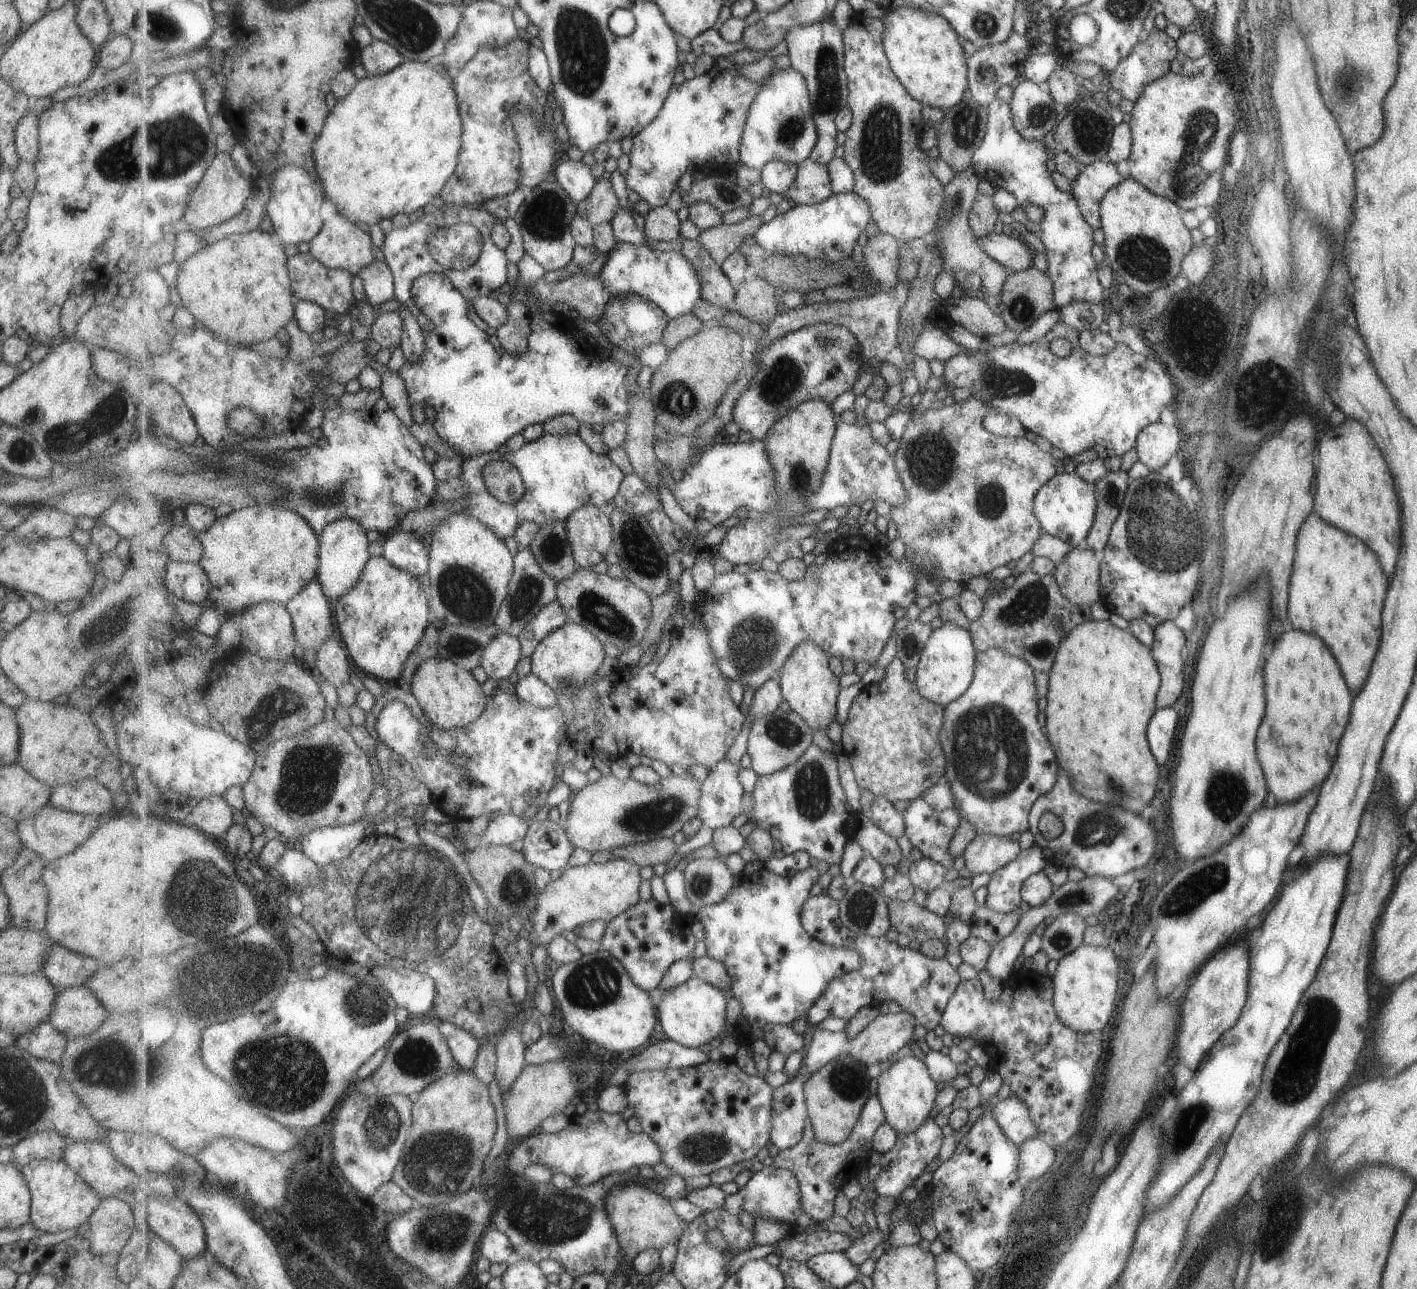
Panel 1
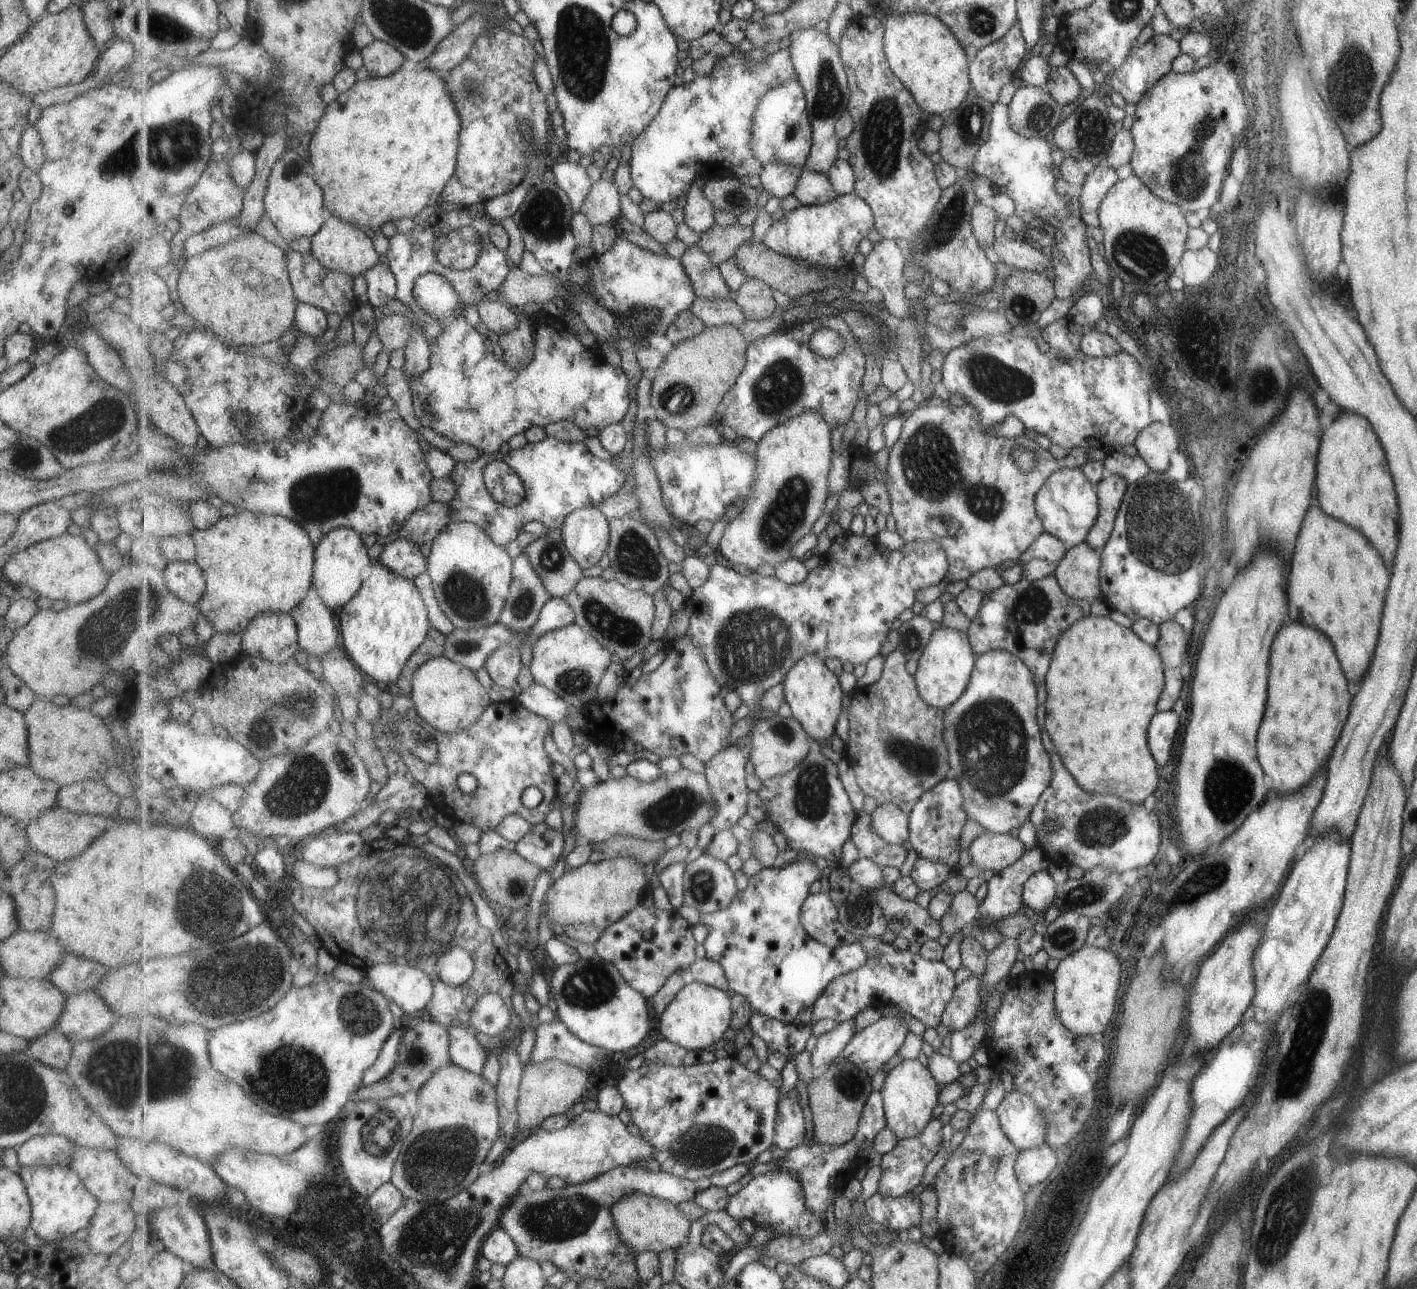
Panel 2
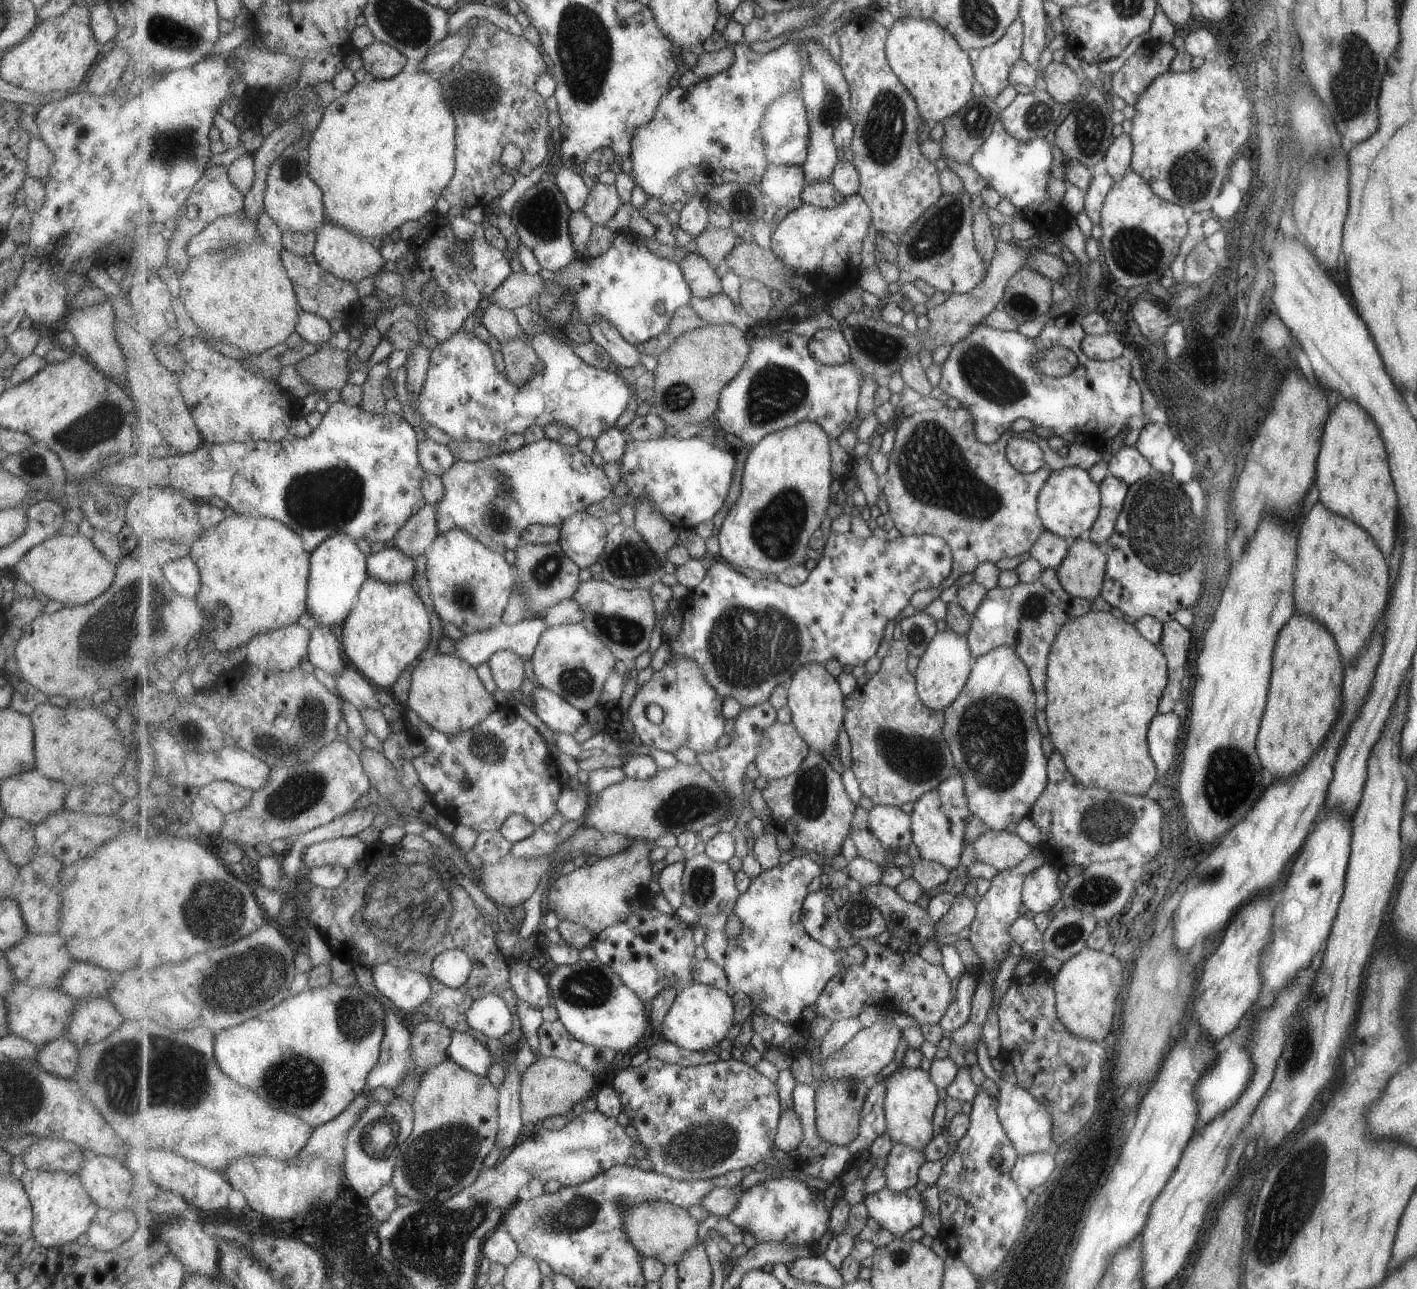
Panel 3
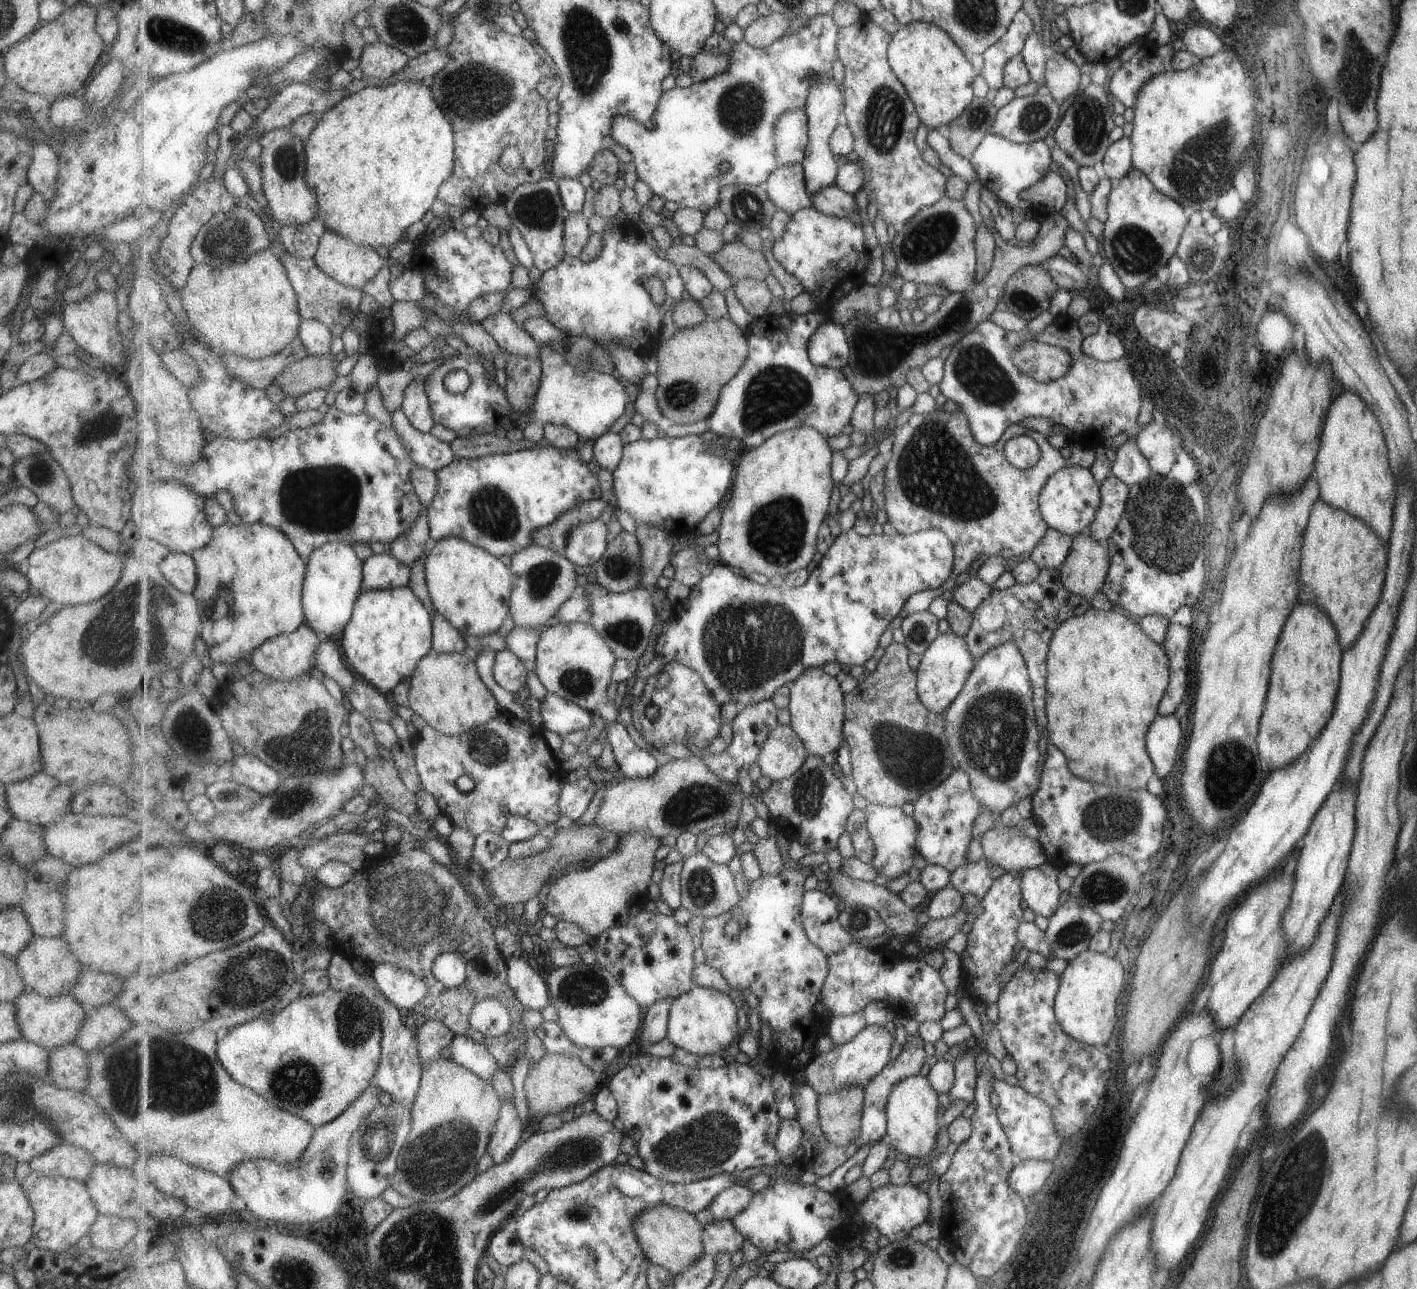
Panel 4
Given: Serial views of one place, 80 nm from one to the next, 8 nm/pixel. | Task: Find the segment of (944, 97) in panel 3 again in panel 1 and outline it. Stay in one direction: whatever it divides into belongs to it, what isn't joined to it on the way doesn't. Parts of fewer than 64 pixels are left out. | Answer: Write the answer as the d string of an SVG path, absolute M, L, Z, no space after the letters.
M901 7L889 11L884 18L885 32L883 33L886 53L896 75L909 89L909 92L924 106L935 107L943 112L961 102L961 96L967 88L968 78L965 78L965 56L959 46L955 31L949 28L949 21L943 15L930 13L917 7Z

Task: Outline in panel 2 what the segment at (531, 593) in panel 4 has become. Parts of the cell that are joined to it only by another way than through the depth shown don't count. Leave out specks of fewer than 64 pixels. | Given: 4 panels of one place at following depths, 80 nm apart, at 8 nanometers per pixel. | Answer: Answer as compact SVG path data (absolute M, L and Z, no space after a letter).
M549 529L544 537L539 537L523 549L528 554L545 588L553 597L566 597L584 577L583 567L569 552L561 529Z

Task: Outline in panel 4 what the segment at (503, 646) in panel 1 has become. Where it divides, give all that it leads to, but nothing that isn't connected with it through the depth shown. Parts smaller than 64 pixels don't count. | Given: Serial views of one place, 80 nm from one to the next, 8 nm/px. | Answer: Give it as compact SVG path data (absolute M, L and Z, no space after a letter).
M510 649L498 652L494 667L494 676L499 686L516 695L527 686L527 668Z

